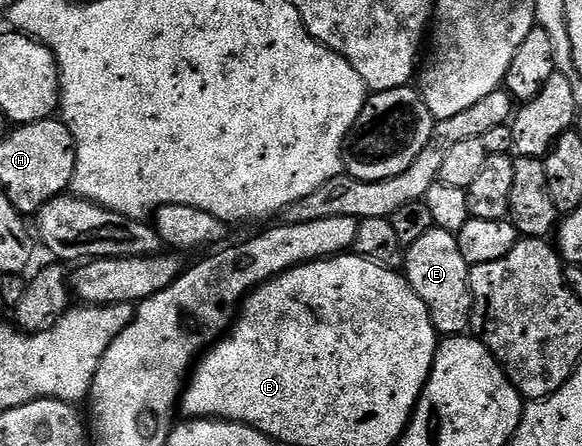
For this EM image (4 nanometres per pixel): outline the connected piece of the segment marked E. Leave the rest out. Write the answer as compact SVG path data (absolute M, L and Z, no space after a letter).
M433 228L406 248L402 270L414 292L426 304L437 331L444 336L460 336L472 322L472 289L468 283L470 267L466 260L462 260L455 233L451 229L440 229Z

